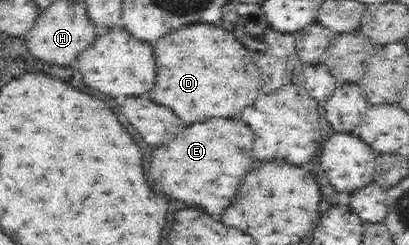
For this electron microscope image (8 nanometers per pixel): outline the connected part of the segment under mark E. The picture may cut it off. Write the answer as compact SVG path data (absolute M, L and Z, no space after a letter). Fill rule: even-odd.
M208 119L204 123L194 123L176 135L172 141L164 143L152 153L152 167L150 173L158 189L174 199L180 199L186 207L202 207L214 221L220 219L224 209L234 201L244 175L250 171L252 163L252 147L254 147L254 133L242 119Z

